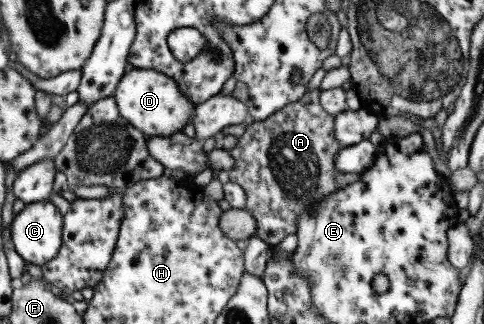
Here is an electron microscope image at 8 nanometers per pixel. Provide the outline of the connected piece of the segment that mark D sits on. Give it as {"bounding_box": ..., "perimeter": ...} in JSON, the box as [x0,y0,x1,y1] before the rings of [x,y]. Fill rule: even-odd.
{"bounding_box":[112,67,197,137],"perimeter":[[[130,67],[118,82],[112,96],[117,103],[119,114],[146,136],[170,137],[182,131],[188,123],[193,123],[197,106],[181,92],[176,81],[154,69]]]}

